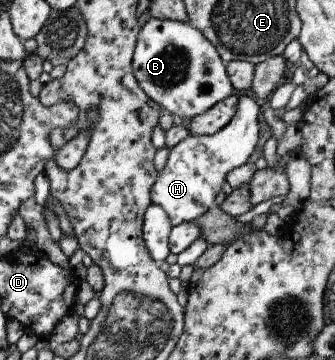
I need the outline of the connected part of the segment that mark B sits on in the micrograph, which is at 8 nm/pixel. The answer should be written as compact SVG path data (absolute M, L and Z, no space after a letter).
M154 17L146 20L136 34L131 65L132 74L134 74L140 90L154 104L158 104L162 113L175 114L182 119L194 118L197 114L202 114L208 108L212 108L212 105L219 100L224 100L232 94L232 85L225 71L225 63L219 57L214 46L189 22L158 20Z

